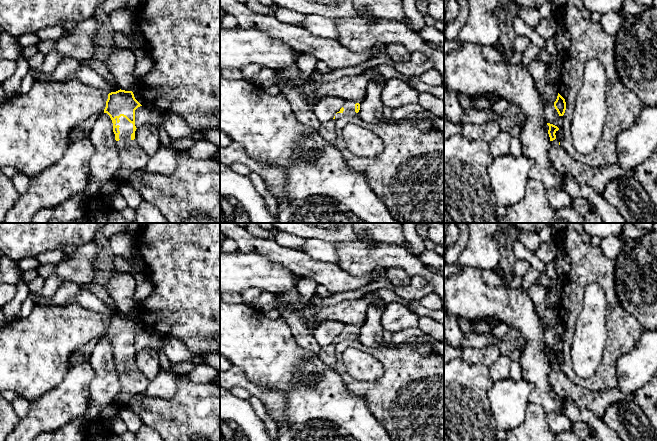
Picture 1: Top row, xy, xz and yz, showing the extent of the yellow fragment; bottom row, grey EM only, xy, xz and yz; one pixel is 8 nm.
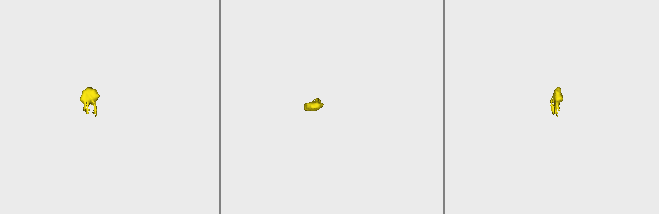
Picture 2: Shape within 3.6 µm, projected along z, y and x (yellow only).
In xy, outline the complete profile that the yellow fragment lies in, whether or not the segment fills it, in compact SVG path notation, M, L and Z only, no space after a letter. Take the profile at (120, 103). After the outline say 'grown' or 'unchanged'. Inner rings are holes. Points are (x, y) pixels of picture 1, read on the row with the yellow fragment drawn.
M120 89L108 94L104 113L112 120L119 150L121 164L113 178L118 183L124 183L132 172L143 169L149 160L135 139L135 110L140 106L132 91Z; grown

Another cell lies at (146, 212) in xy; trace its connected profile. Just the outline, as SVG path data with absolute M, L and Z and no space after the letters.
M145 200L135 208L136 216L132 223L168 223L160 210Z

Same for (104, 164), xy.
M107 113L98 116L89 138L95 147L95 153L90 160L89 182L84 195L94 198L101 193L101 186L114 178L121 164L113 123Z

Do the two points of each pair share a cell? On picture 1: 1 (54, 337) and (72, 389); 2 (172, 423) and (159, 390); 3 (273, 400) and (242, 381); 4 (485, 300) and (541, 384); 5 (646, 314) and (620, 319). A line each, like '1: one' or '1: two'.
1: two
2: two
3: one
4: one
5: two

